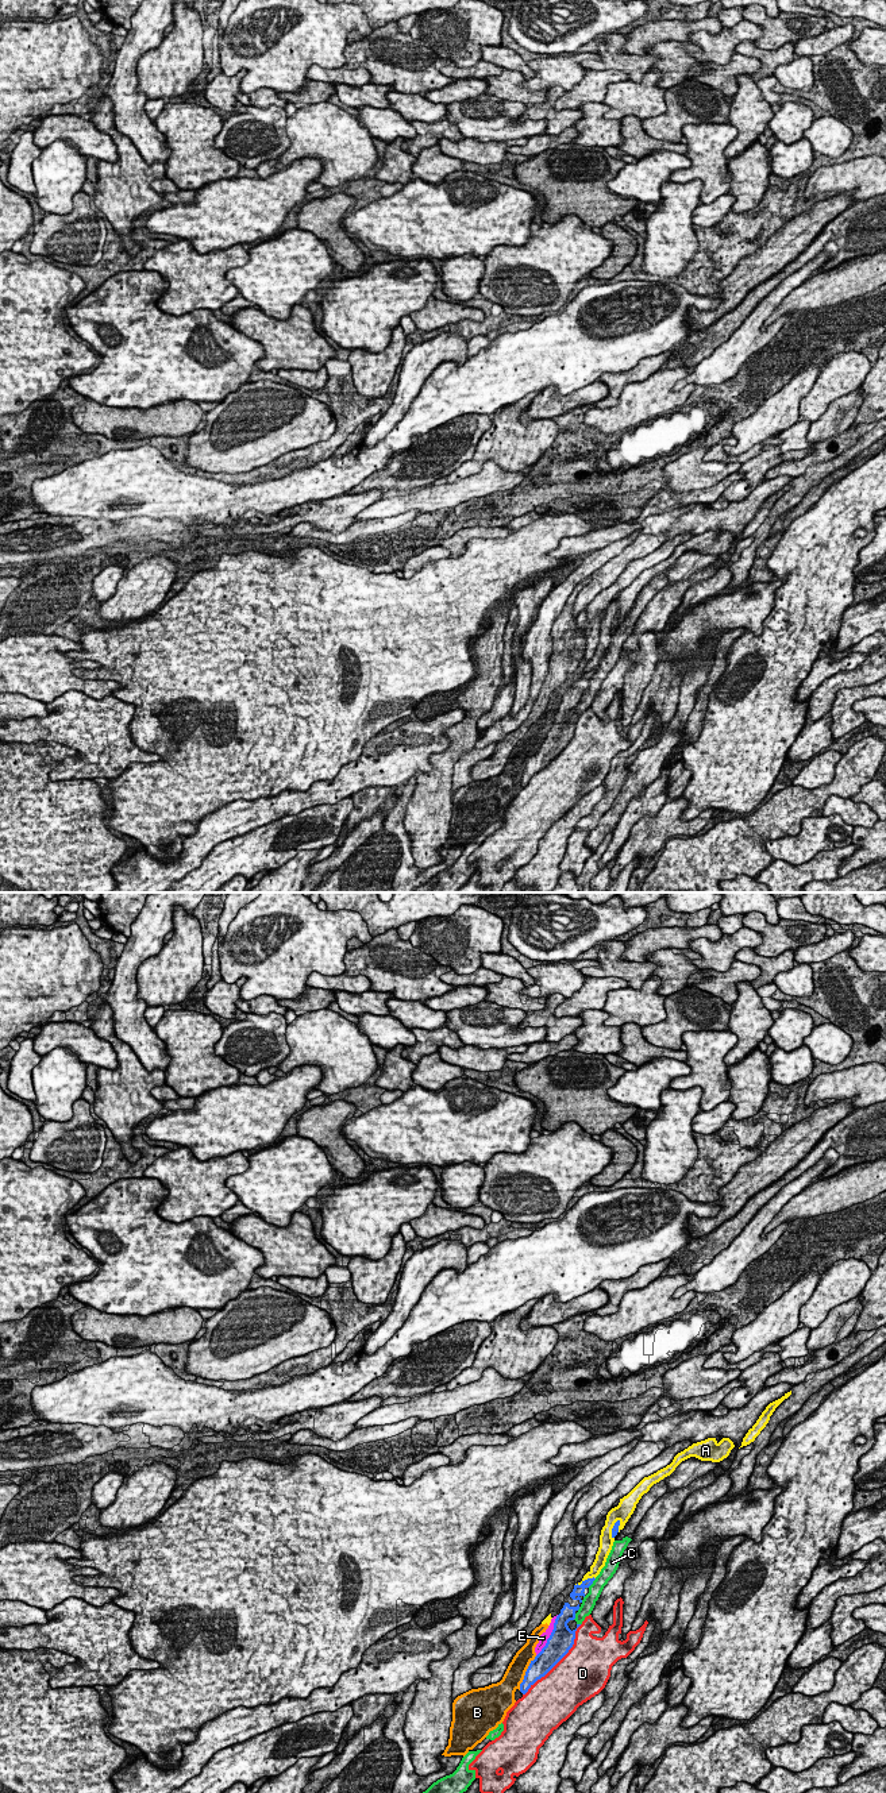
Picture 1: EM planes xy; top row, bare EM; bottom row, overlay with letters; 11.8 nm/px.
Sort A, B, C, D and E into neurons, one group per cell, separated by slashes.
A B / C / D / E

